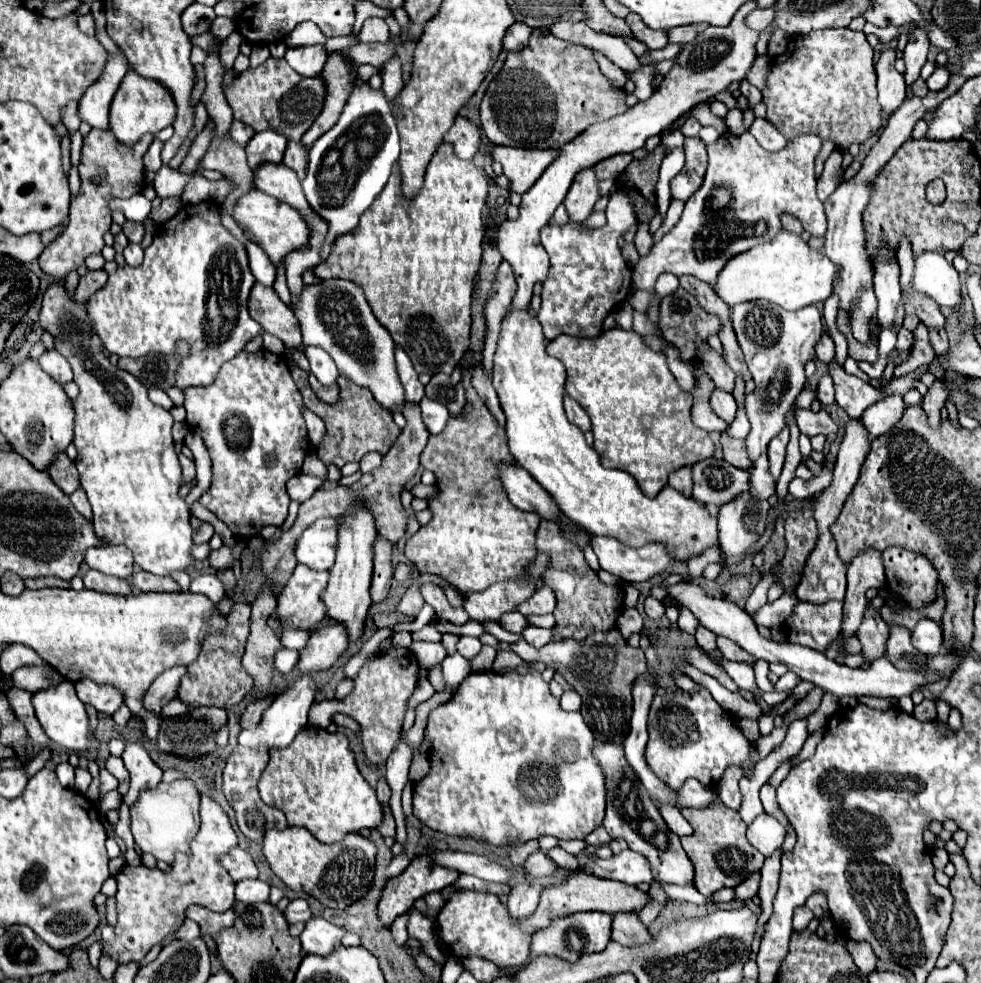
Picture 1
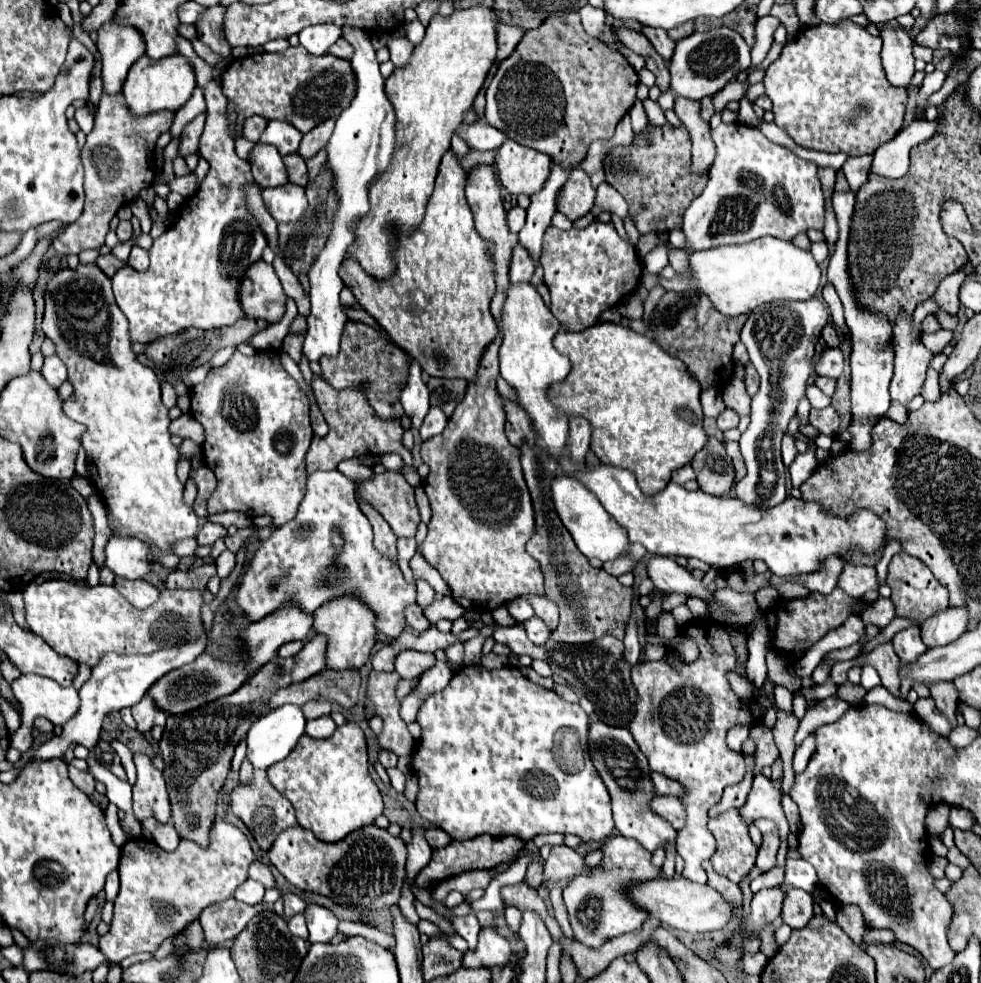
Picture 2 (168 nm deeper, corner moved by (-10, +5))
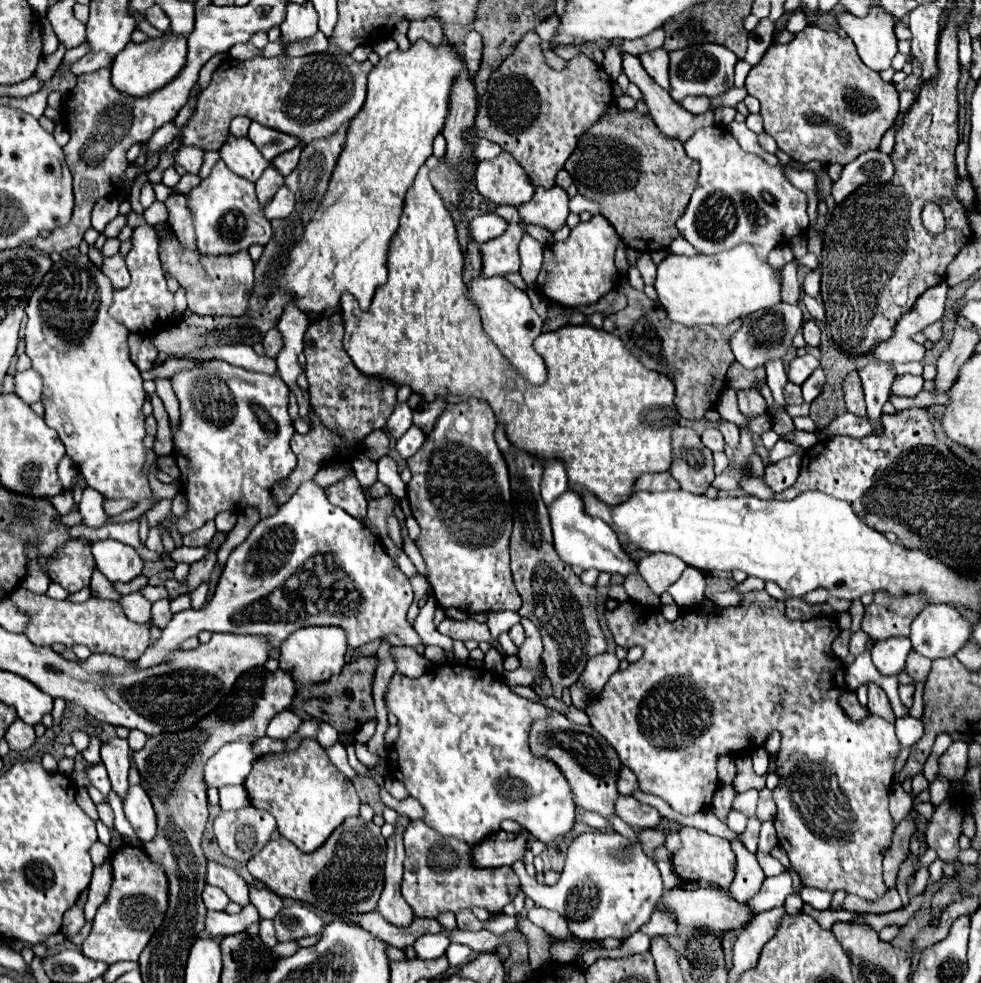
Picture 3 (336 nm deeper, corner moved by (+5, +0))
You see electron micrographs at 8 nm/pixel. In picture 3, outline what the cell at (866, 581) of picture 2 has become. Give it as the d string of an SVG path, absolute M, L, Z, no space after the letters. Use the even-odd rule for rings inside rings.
M817 588L817 590L809 592L809 594L805 594L803 598L805 598L805 602L809 602L809 604L825 604L827 598L829 598L829 592L827 592L825 588Z

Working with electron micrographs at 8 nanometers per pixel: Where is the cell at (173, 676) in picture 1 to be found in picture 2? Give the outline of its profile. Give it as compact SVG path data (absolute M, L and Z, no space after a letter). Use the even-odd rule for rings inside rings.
M144 697L140 703L136 703L134 707L132 707L132 715L134 715L134 719L136 719L136 723L138 723L138 731L144 735L146 731L150 731L154 725L162 725L164 727L164 723L166 723L166 713L164 711L160 711L154 703L152 703L152 699L148 699L148 697Z

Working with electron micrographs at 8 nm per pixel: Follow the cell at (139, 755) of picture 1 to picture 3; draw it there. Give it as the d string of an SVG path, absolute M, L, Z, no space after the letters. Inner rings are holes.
M139 784L129 786L129 790L123 798L123 810L125 810L127 820L133 824L137 836L143 842L149 842L155 836L157 822L155 822L155 812L153 812L151 800Z

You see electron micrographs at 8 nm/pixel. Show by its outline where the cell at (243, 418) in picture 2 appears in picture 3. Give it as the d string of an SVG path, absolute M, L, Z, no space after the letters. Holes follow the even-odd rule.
M207 360L199 368L175 374L171 382L181 402L181 422L177 434L173 436L173 452L181 470L181 486L189 500L189 514L179 522L181 532L189 534L201 528L207 520L213 520L219 512L239 514L241 508L247 506L257 508L261 518L273 516L277 512L277 502L271 490L277 482L285 480L297 464L297 458L289 448L289 440L295 430L287 412L287 384L277 374L249 372L225 360ZM207 390L211 392L211 398L215 398L215 402L219 400L217 410L213 404L203 402Z

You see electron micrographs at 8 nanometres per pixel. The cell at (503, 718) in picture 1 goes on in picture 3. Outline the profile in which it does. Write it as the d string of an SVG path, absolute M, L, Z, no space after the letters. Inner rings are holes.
M457 662L433 666L419 678L395 674L385 698L401 730L387 756L389 776L399 780L409 796L423 806L423 822L435 832L453 836L471 846L479 844L487 834L497 832L503 820L519 822L533 838L545 844L571 832L577 804L569 782L551 760L533 756L529 748L529 728L535 720L545 720L545 716L549 716L547 706L515 694L489 670Z

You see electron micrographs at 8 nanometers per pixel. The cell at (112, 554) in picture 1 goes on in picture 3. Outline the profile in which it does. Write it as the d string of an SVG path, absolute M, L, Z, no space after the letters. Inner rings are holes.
M99 540L93 544L93 556L97 568L107 576L109 582L131 582L143 570L139 554L117 540Z

